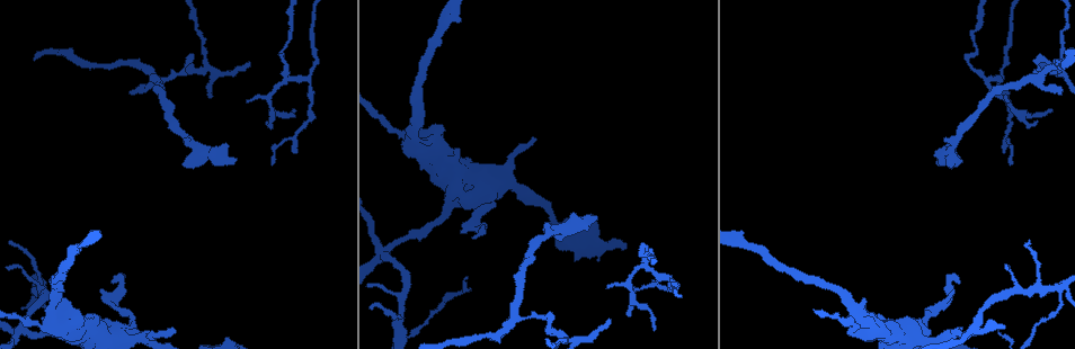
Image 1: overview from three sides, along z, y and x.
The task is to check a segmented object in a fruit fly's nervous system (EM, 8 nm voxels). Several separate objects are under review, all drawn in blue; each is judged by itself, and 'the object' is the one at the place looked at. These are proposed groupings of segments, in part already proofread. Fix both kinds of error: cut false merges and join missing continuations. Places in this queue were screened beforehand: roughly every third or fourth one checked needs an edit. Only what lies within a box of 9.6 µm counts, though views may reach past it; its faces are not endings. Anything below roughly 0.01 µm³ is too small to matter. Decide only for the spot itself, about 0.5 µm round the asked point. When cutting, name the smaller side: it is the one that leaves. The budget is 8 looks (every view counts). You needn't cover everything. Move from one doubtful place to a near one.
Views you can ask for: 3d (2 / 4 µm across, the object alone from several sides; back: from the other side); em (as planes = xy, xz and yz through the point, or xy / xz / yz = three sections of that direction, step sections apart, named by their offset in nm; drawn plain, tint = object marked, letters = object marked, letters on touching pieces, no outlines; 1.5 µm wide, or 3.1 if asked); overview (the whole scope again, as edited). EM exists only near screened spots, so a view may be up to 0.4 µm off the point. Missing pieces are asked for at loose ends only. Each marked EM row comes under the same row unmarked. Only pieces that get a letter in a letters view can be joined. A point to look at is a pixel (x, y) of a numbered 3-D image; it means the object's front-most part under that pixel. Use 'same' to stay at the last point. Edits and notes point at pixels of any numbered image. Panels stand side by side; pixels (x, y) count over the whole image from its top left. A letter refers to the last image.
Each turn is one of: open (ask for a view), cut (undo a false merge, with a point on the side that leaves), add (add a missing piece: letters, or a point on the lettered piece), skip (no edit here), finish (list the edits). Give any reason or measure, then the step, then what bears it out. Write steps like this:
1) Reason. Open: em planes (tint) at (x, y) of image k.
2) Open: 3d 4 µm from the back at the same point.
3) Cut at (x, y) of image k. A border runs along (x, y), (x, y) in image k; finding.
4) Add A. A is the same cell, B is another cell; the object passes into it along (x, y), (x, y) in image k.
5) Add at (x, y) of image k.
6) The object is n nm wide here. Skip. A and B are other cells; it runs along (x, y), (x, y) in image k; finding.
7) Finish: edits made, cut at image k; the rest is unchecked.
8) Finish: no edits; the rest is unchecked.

Four or more arms meet. Open: em planes (tint) at (205, 70) of image 1.

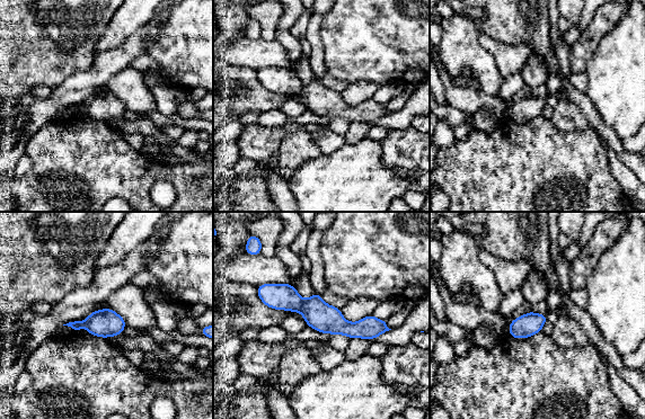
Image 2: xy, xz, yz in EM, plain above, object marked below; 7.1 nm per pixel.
Open: em planes (letters) at the same point.

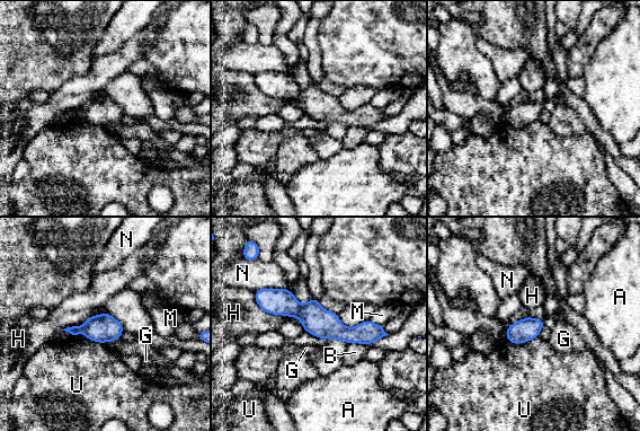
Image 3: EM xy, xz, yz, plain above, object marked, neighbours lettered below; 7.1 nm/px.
Cut at (321, 323) of image 3. A, B, G, H, M, N and U are other cells; the part that leaves runs along (304, 307), (339, 332), (381, 334) in image 3; two neurons meet here.

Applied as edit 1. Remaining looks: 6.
Redraw. Open: overview.

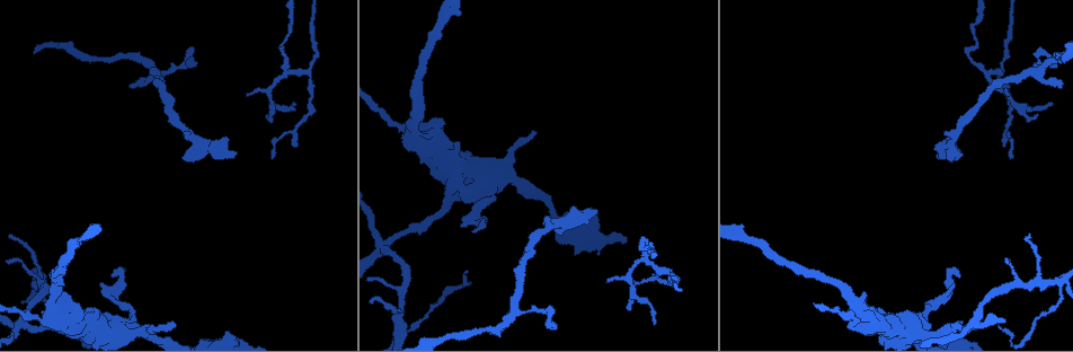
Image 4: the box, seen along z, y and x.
Three-way junction. Open: em planes (tint) at (987, 74) of image 4.

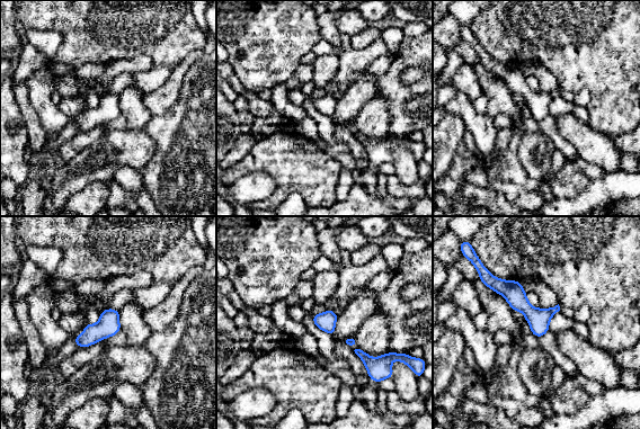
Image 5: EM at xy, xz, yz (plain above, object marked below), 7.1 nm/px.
What lies round it. Open: em planes (letters) at the same point.

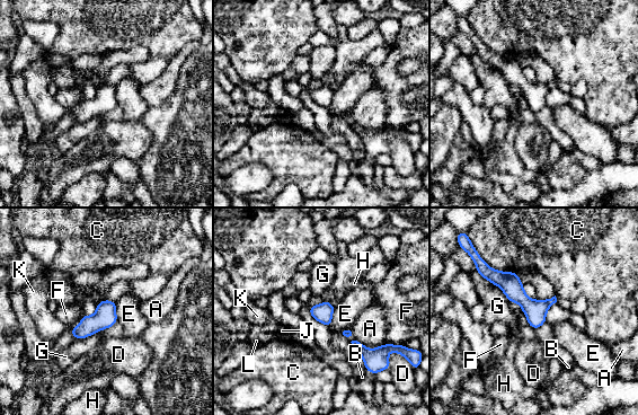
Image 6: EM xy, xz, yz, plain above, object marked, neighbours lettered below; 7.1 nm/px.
Skip. A, B, C, D, E, F, G, H, J, K and L are other cells; continuous, no second neuron.

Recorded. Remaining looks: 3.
Finish: edits made, cut at image 3; the rest is unchecked.

